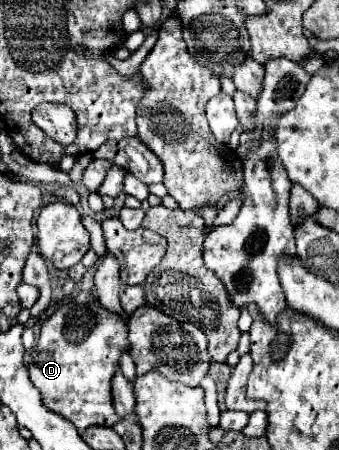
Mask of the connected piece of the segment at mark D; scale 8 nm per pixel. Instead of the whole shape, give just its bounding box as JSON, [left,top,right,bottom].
[30,291,130,433]

